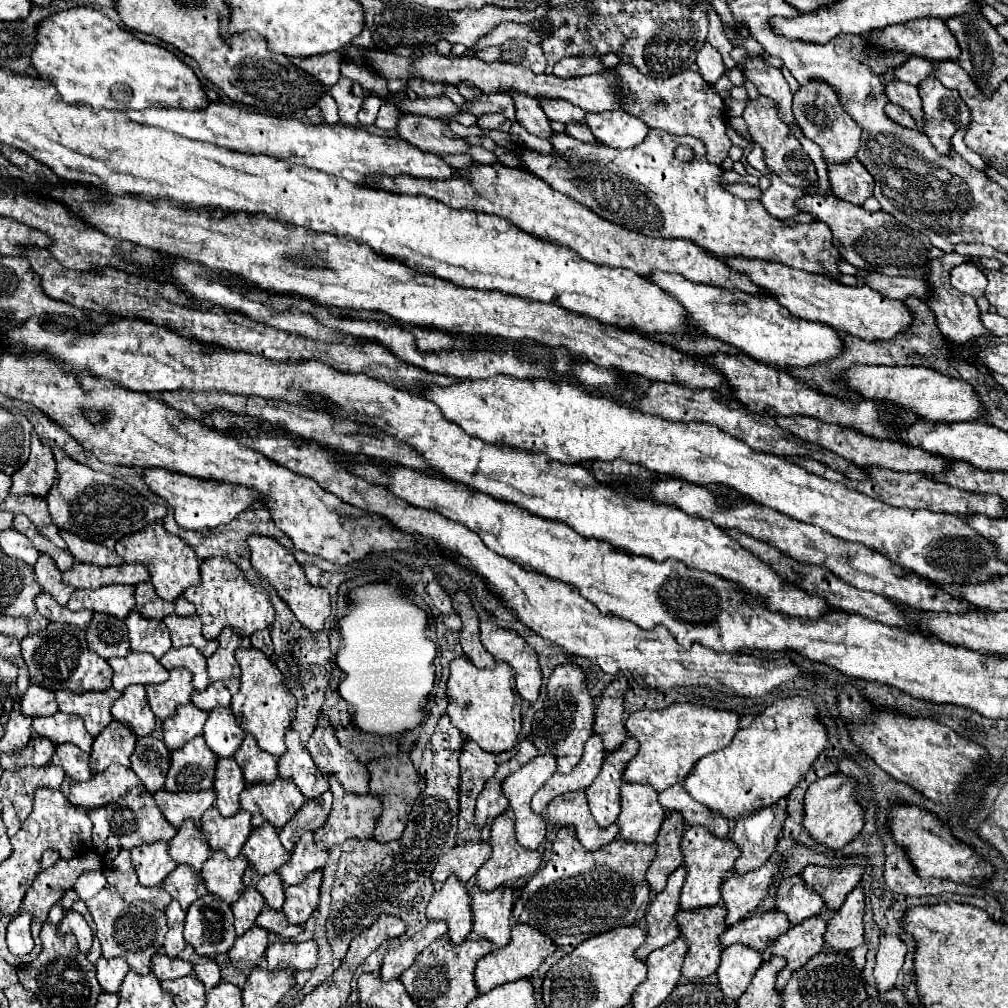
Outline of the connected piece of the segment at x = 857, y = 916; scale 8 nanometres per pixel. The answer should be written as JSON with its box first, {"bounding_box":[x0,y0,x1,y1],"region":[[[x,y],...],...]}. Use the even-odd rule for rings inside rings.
{"bounding_box":[825,886,865,952],"region":[[[855,886],[845,898],[843,906],[833,914],[827,926],[825,942],[835,952],[847,952],[865,942],[863,934],[863,914],[865,914],[865,894],[863,886]]]}

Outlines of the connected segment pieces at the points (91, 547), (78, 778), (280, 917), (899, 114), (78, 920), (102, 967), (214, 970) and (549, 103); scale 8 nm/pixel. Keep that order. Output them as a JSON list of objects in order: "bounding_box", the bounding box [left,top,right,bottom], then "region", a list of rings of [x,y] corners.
[{"bounding_box":[61,530,123,566],"region":[[[65,530],[61,532],[61,538],[67,542],[67,550],[73,554],[73,558],[77,562],[89,562],[89,564],[97,564],[97,566],[119,566],[123,563],[123,558],[115,550],[111,550],[103,544],[83,540],[77,534],[65,532]]]},{"bounding_box":[51,744,91,782],"region":[[[73,744],[55,746],[55,754],[53,754],[51,762],[61,766],[65,770],[65,776],[69,776],[73,782],[85,782],[85,780],[91,778],[89,754],[81,752]]]},{"bounding_box":[255,908,301,938],"region":[[[265,908],[265,910],[257,916],[257,922],[255,922],[255,924],[261,926],[261,928],[267,928],[269,932],[275,932],[275,934],[279,934],[279,936],[289,936],[289,934],[291,934],[291,938],[297,936],[299,930],[301,930],[301,926],[293,926],[293,924],[289,926],[285,914],[283,914],[281,910],[273,910],[273,908]]]},{"bounding_box":[885,104,913,128],"region":[[[887,104],[885,106],[885,114],[899,126],[905,126],[905,128],[913,128],[913,120],[909,116],[909,112],[905,112],[903,108],[897,108],[895,104]]]},{"bounding_box":[59,910,93,954],"region":[[[69,910],[67,916],[63,918],[63,922],[59,924],[59,930],[61,930],[61,932],[73,932],[73,934],[77,936],[79,950],[81,950],[83,954],[89,952],[89,948],[91,948],[91,938],[93,938],[93,936],[91,936],[89,924],[85,922],[85,918],[83,918],[79,912]]]},{"bounding_box":[97,958,129,992],"region":[[[99,958],[97,980],[105,992],[119,992],[119,986],[129,972],[129,966],[121,958]]]},{"bounding_box":[179,944,221,988],"region":[[[189,944],[185,946],[183,952],[179,952],[181,960],[187,960],[193,964],[193,974],[205,984],[205,988],[213,988],[219,984],[221,976],[219,976],[219,966],[213,958],[207,956],[199,956],[197,952],[193,952],[193,948],[189,948]]]},{"bounding_box":[537,96,585,122],"region":[[[537,96],[539,106],[543,108],[545,116],[549,120],[557,120],[557,122],[585,122],[585,112],[577,106],[573,106],[567,100],[555,100],[555,98],[545,98],[545,96]]]}]

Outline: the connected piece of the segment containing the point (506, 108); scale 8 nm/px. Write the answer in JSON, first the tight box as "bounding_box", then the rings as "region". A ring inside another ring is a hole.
{"bounding_box":[467,92,515,120],"region":[[[493,92],[493,94],[481,94],[481,96],[477,96],[477,98],[473,98],[473,100],[467,100],[467,104],[469,104],[469,114],[473,114],[473,116],[483,116],[483,114],[491,114],[491,112],[501,112],[501,114],[505,114],[509,120],[513,120],[515,118],[515,106],[513,106],[513,100],[507,96],[507,94],[497,94],[497,92]]]}

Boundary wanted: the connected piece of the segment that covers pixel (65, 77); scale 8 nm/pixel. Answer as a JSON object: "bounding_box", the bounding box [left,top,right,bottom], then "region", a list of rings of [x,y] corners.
{"bounding_box":[31,6,209,110],"region":[[[89,6],[55,12],[37,26],[37,42],[31,62],[41,80],[53,82],[65,102],[85,102],[95,110],[143,110],[149,106],[203,108],[209,104],[201,80],[163,46],[137,40],[101,12]]]}

